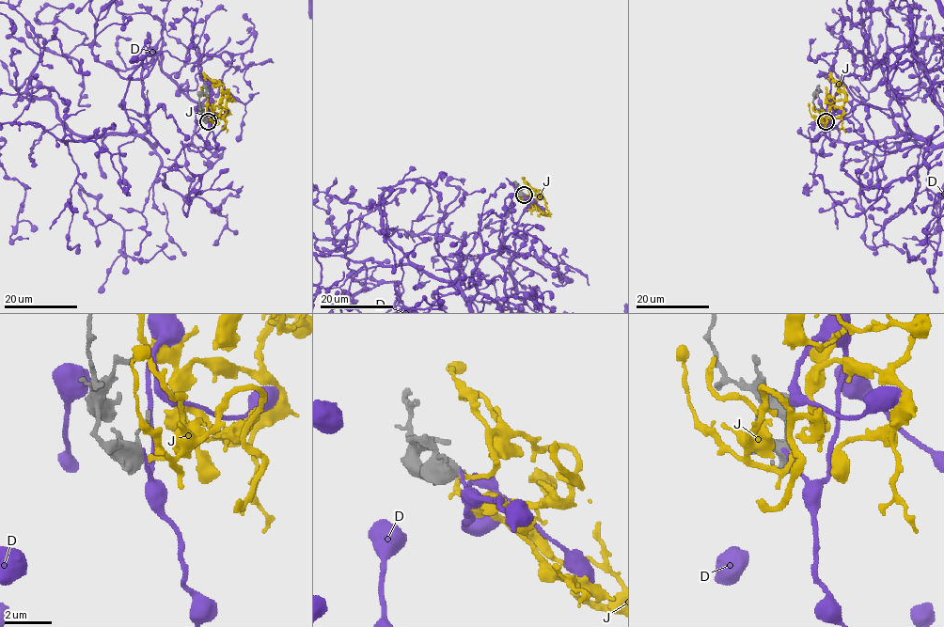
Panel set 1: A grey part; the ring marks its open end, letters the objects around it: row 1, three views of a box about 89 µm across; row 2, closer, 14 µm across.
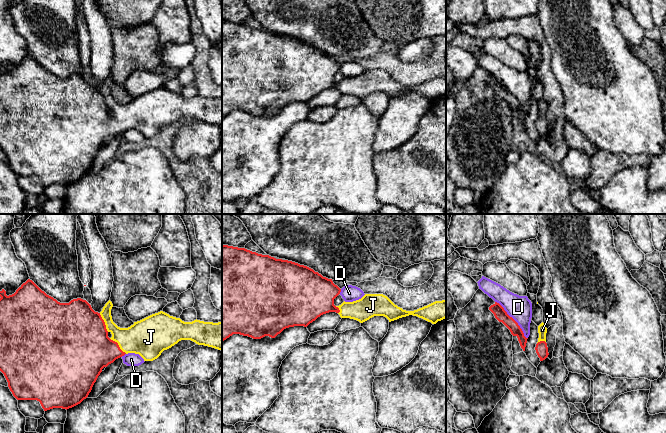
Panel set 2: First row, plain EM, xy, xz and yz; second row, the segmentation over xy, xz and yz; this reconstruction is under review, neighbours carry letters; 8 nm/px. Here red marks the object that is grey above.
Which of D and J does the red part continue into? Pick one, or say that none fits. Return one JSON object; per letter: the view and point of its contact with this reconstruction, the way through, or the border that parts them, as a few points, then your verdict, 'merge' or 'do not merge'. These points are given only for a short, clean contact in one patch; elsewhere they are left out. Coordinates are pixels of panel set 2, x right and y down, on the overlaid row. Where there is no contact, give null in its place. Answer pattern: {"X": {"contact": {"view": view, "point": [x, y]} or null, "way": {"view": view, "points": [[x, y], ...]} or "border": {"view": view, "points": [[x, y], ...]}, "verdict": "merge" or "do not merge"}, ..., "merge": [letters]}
{"D": {"contact": {"view": "yz", "point": [513, 319]}, "verdict": "do not merge"}, "J": {"contact": {"view": "xy", "point": [118, 345]}, "way": {"view": "xy", "points": [[87, 348], [114, 348], [118, 345], [124, 340], [148, 337]]}, "verdict": "merge"}, "merge": ["J"]}

